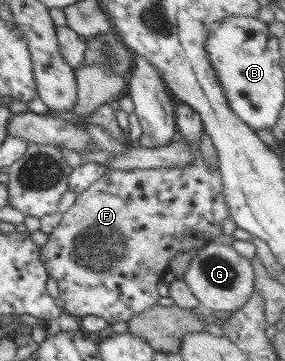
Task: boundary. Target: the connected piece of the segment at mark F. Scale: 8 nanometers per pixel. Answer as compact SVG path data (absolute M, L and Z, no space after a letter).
M199 146L189 147L195 160L187 168L109 171L79 193L75 203L62 214L61 222L40 247L40 259L48 276L55 278L58 284L60 298L66 302L64 313L76 318L99 316L109 325L127 321L158 304L157 284L169 270L169 262L175 254L202 249L210 240L221 236L222 222L230 214L219 169L205 162Z

